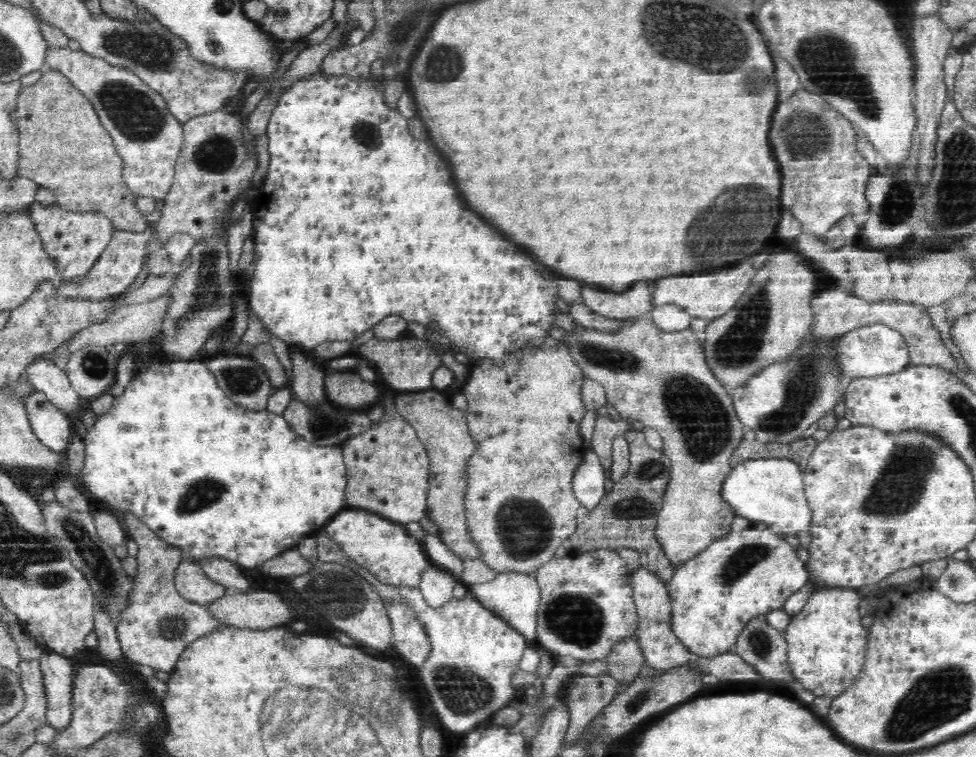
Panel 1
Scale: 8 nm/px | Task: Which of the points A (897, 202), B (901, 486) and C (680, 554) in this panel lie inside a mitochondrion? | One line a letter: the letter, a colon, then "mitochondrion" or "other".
A: mitochondrion
B: mitochondrion
C: other

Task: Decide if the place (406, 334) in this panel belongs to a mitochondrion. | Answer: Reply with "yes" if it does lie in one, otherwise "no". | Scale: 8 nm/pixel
no

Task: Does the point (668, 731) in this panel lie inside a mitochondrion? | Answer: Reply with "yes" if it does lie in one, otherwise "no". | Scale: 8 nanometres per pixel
no

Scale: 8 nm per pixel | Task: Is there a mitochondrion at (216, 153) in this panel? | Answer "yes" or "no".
yes

